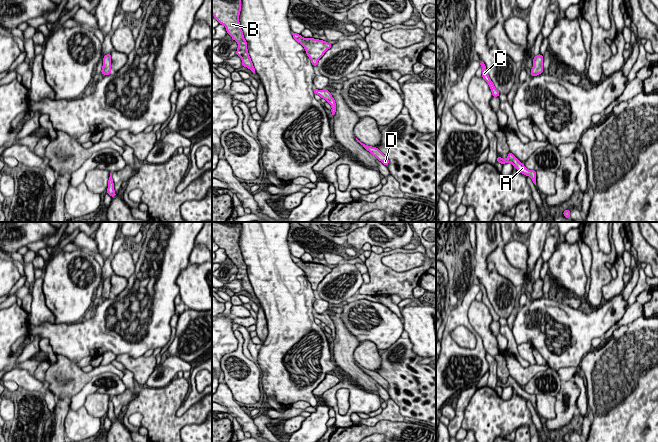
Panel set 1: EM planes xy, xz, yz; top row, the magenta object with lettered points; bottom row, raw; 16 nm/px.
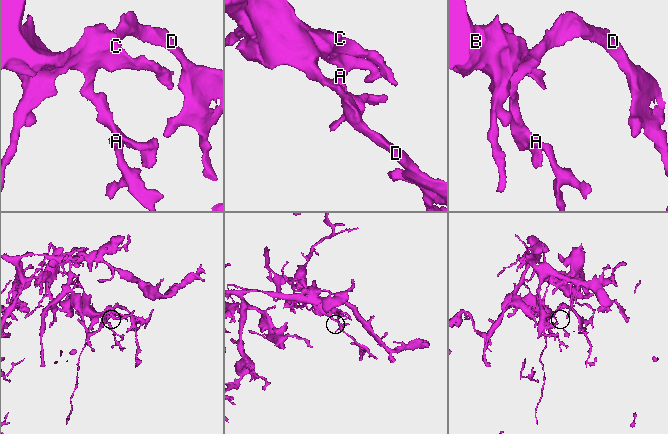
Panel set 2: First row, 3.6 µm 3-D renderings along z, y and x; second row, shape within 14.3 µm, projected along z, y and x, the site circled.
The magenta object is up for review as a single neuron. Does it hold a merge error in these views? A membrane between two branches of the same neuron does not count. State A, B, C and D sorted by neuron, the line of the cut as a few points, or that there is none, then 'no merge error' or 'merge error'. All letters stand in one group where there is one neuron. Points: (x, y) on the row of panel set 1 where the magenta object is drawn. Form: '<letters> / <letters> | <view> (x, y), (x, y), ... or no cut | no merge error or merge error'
A B C D | no cut | no merge error

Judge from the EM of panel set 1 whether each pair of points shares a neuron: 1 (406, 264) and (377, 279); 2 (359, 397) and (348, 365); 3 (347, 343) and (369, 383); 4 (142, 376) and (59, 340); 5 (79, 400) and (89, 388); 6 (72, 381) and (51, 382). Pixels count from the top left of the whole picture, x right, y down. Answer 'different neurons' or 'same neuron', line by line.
1: different neurons
2: different neurons
3: same neuron
4: different neurons
5: same neuron
6: same neuron

